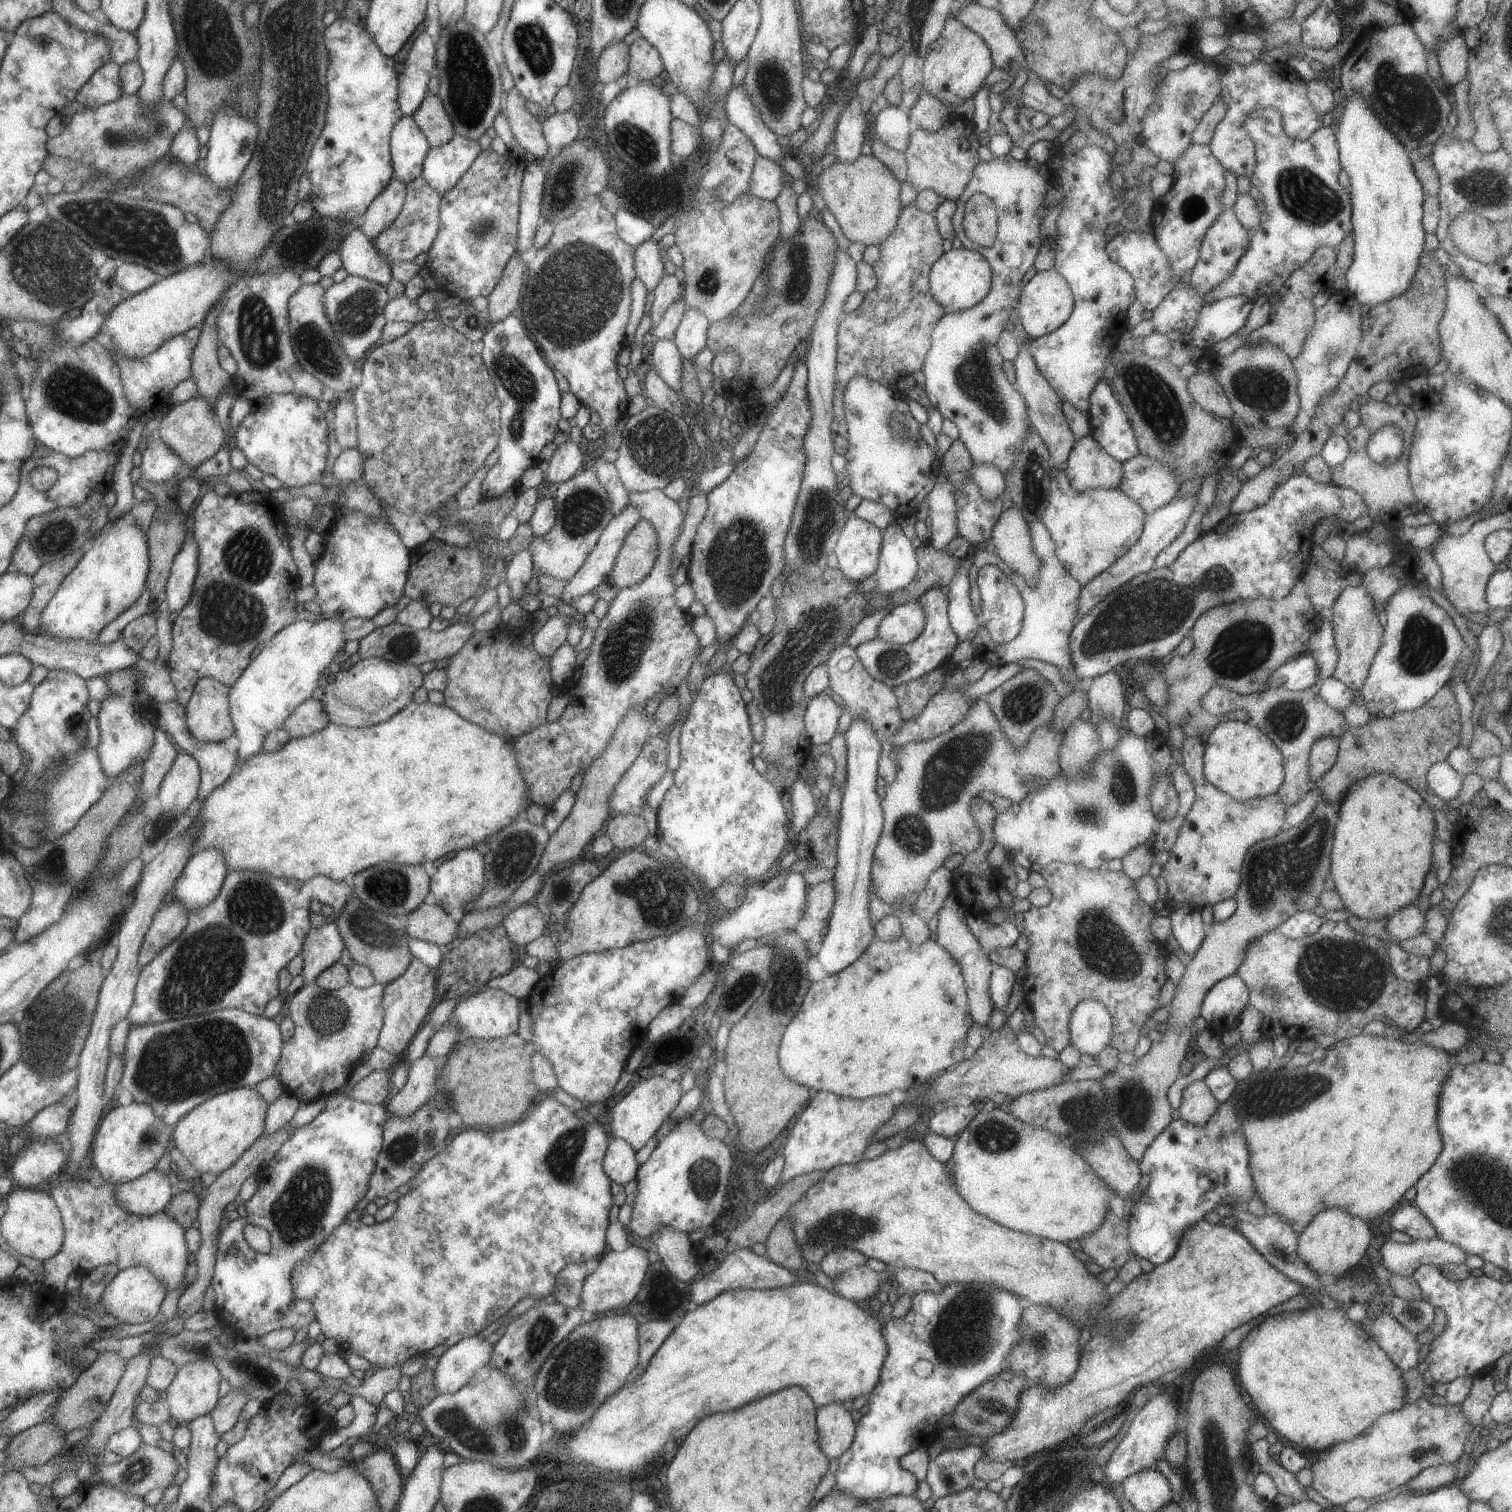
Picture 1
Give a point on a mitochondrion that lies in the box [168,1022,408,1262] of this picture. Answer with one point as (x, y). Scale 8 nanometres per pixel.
(297, 1213)

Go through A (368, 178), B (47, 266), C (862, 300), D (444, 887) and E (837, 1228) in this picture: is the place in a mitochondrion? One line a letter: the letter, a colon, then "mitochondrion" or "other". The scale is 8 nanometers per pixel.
A: other
B: mitochondrion
C: other
D: other
E: mitochondrion

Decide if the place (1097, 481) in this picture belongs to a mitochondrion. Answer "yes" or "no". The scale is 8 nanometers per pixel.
no

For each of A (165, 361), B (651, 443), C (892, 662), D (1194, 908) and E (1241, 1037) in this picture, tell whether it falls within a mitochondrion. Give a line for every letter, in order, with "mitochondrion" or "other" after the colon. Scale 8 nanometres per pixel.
A: other
B: mitochondrion
C: mitochondrion
D: other
E: other

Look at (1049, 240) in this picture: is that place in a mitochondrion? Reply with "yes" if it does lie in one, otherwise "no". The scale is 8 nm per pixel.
no

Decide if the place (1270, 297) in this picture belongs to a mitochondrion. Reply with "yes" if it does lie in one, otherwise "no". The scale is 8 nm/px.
no

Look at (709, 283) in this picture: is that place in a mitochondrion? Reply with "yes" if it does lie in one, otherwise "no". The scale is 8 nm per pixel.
yes

